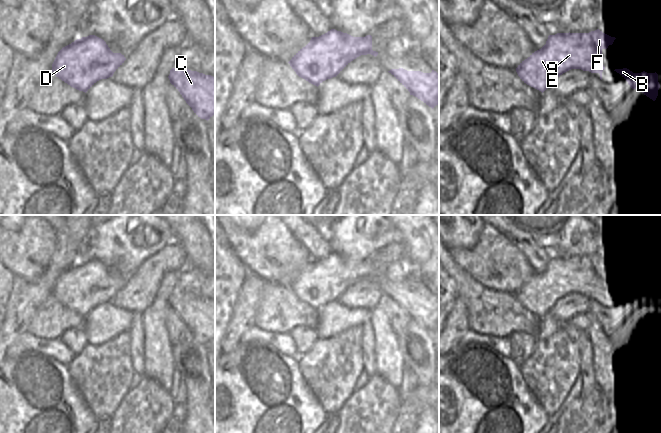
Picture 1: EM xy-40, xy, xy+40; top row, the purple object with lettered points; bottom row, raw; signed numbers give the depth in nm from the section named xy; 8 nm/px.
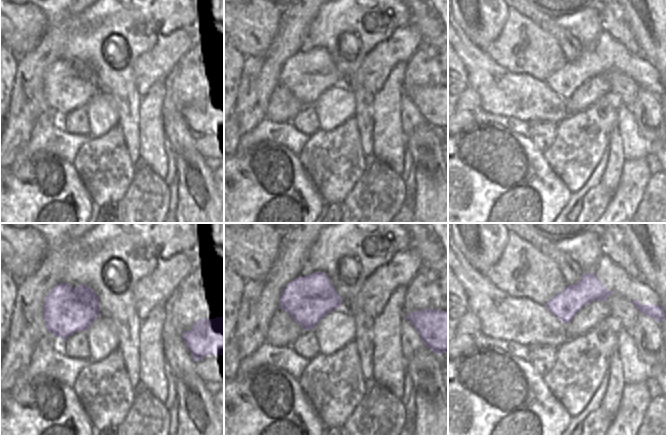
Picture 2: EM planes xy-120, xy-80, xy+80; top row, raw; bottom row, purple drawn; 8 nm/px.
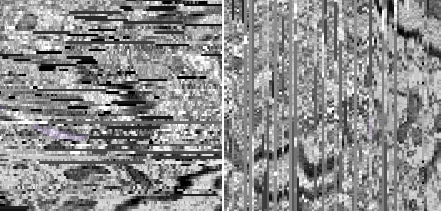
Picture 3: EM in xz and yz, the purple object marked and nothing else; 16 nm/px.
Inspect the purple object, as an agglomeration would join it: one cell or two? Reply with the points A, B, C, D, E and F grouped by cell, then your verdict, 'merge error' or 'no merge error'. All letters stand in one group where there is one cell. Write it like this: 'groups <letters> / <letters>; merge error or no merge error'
groups A B C D E F; no merge error

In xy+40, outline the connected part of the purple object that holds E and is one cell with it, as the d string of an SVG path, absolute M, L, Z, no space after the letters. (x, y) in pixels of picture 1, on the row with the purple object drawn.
M599 29L589 33L549 35L546 44L522 61L516 72L524 83L542 93L571 69L599 73L602 80L605 69L602 50L615 39Z

